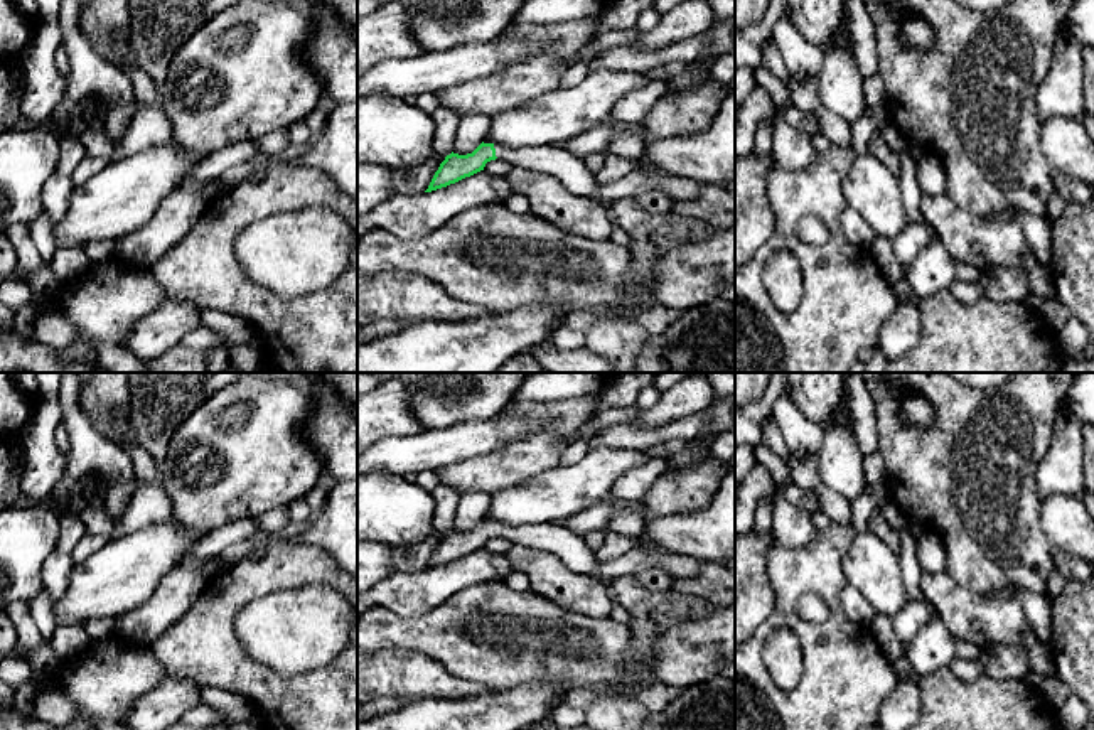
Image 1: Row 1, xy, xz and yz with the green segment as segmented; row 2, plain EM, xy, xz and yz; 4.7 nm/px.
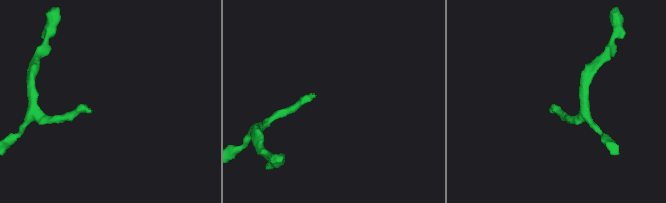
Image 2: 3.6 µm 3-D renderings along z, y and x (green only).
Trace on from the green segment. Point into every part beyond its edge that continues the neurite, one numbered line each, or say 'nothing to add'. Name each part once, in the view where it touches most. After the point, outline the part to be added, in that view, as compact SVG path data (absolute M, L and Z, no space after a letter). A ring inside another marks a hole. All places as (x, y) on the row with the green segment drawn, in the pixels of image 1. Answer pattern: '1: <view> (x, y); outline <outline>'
1: xz (555, 161); outline M494 145L497 160L536 174L558 179L565 189L578 197L595 197L598 184L580 157L561 145L524 147L519 150Z

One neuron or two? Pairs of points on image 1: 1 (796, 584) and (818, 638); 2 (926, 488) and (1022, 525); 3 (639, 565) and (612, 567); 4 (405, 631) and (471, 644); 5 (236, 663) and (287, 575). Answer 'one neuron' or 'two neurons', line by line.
1: one neuron
2: one neuron
3: one neuron
4: one neuron
5: one neuron

